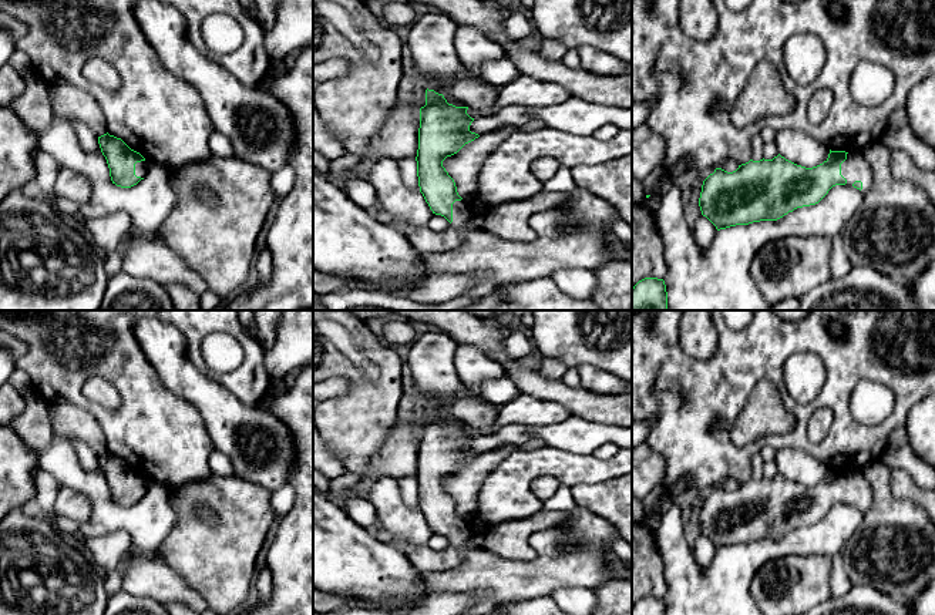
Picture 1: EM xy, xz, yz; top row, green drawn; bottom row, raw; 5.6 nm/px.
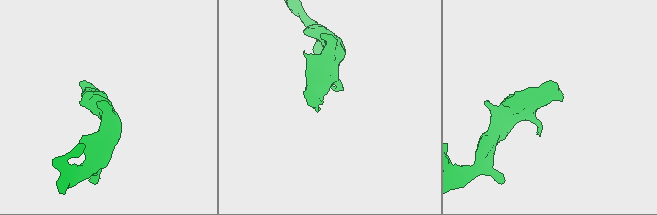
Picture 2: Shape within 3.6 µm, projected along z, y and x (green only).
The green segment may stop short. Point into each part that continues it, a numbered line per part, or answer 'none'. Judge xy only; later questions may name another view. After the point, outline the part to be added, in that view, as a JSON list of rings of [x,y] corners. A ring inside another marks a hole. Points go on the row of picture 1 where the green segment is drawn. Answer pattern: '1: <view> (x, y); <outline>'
1: xy (141, 168); [[[141,161],[135,164],[135,175],[141,177],[141,178],[147,178],[148,177],[148,169],[149,169],[149,161]]]

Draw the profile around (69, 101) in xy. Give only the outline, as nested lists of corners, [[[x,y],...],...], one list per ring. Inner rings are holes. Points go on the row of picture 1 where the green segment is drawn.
[[[47,84],[57,117],[84,122],[97,137],[107,134],[107,122],[97,100],[87,91],[70,84]]]

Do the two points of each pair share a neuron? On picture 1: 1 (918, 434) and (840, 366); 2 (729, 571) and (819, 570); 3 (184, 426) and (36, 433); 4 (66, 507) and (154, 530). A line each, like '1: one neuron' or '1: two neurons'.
1: two neurons
2: two neurons
3: two neurons
4: two neurons

